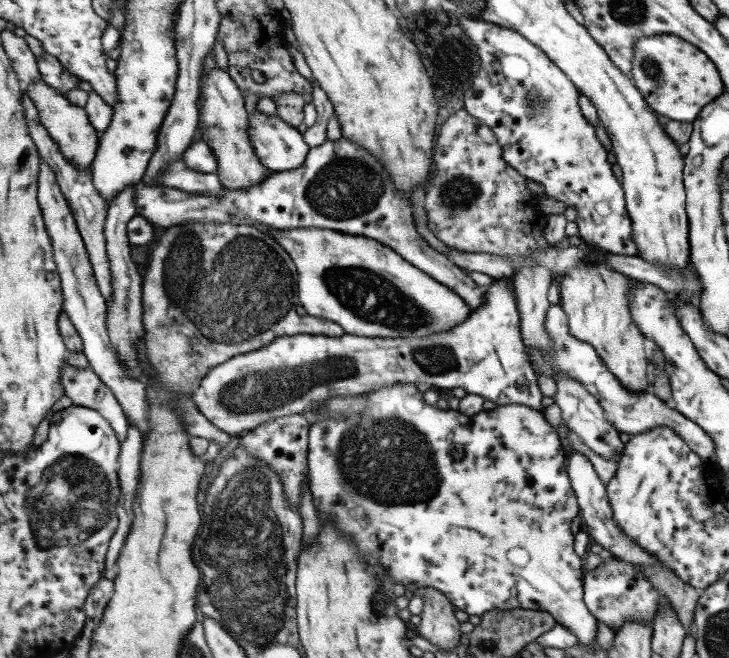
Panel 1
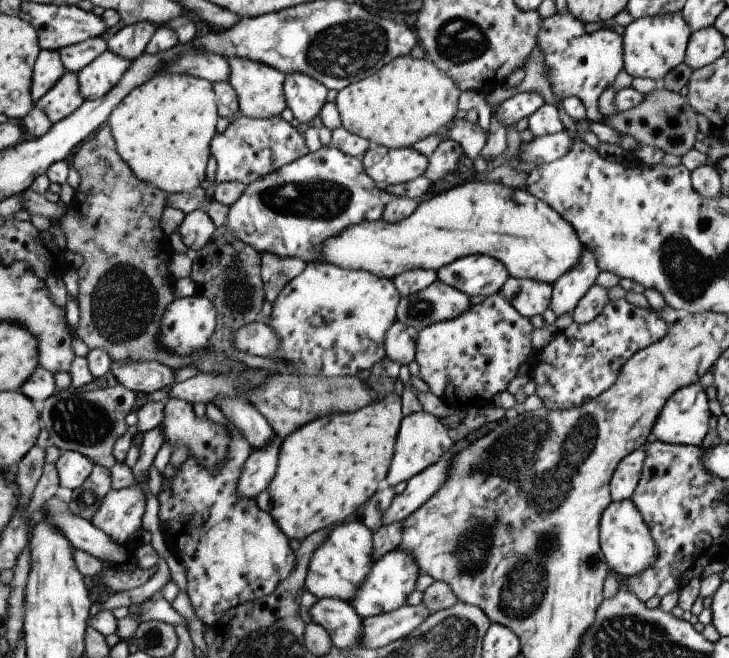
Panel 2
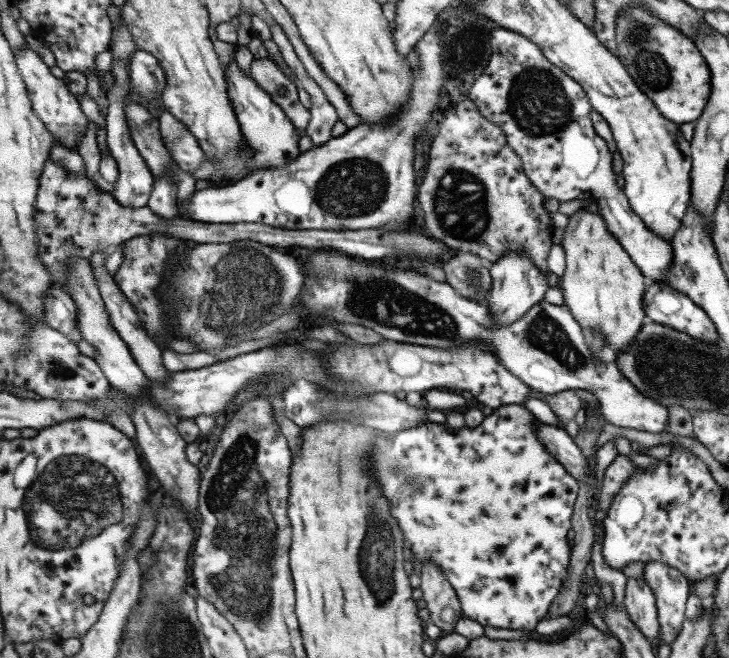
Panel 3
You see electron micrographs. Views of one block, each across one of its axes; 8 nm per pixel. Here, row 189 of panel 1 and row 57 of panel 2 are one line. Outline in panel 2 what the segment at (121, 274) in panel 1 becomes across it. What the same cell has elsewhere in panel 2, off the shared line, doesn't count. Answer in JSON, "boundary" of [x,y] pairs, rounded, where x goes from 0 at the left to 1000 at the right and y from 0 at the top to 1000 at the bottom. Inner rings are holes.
{"boundary":[[[206,33],[171,38],[145,61],[147,76],[171,88],[171,91],[182,91],[191,82],[196,82],[213,44],[214,38]]]}

